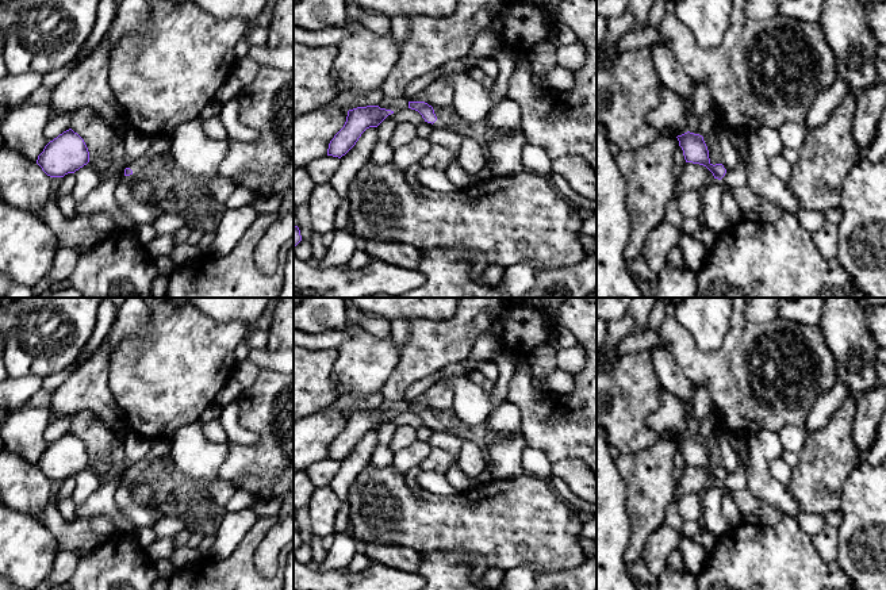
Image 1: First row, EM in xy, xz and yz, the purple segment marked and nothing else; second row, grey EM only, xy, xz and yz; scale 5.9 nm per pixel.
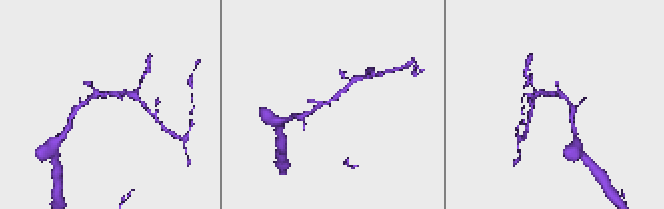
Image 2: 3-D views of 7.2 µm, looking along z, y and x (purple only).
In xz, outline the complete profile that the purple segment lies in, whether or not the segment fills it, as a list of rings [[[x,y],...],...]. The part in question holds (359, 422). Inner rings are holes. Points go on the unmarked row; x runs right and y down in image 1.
[[[379,409],[349,413],[344,430],[329,447],[327,459],[341,461],[356,448],[367,432],[377,430],[391,417],[394,414],[380,411]]]

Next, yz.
[[[687,434],[676,441],[683,453],[686,466],[706,470],[713,476],[714,482],[721,483],[725,479],[726,472],[722,467],[713,468],[710,466],[709,453],[702,438]]]

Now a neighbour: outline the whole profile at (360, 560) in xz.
[[[357,552],[354,558],[352,559],[349,568],[350,570],[363,570],[371,566],[372,563],[373,562],[365,553]]]

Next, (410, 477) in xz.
[[[414,467],[404,472],[404,480],[407,486],[415,493],[419,494],[422,491],[422,487],[417,482],[417,475],[421,471],[419,467]]]

